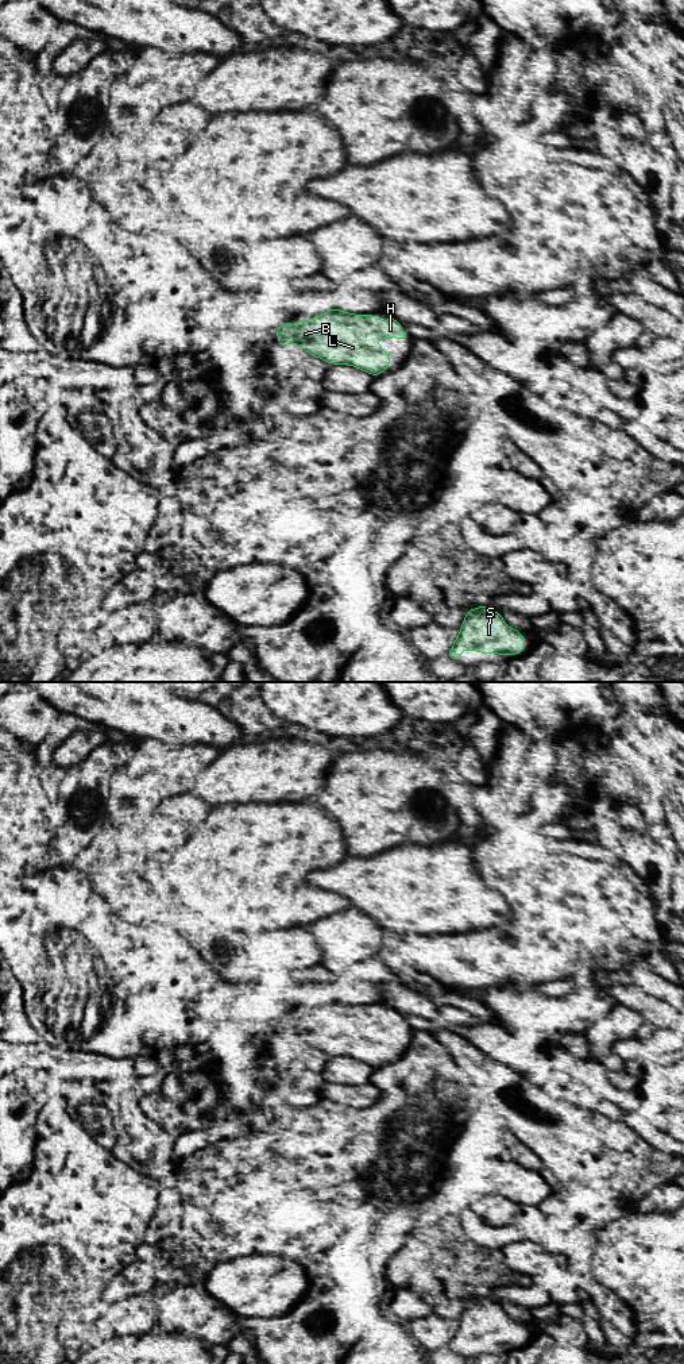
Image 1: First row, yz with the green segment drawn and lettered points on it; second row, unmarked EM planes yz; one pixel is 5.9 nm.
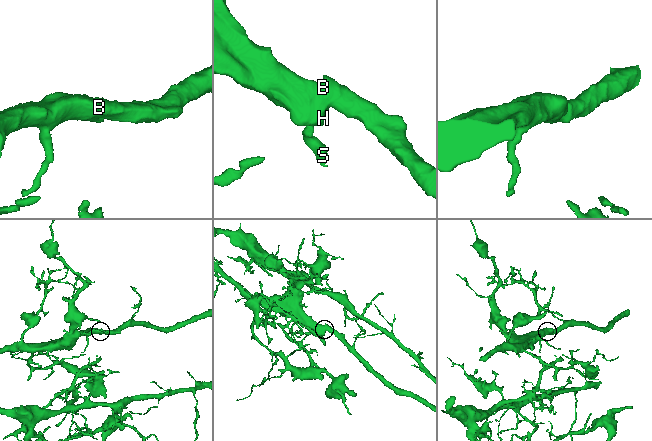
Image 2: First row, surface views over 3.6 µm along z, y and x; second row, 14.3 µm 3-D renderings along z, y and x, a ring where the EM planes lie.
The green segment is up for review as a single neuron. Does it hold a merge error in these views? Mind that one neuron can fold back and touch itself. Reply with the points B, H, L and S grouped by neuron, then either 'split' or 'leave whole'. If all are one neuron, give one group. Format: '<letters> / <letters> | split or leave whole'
B H L S | leave whole

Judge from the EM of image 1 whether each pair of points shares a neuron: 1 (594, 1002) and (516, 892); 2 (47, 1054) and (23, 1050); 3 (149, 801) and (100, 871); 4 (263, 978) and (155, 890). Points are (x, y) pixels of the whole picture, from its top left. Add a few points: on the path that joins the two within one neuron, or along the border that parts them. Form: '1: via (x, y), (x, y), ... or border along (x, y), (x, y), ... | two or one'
1: border along (601, 987), (607, 993) | two
2: via (42, 1054), (29, 1052) | one
3: via (135, 819), (114, 854) | one
4: border along (172, 893), (165, 901) | two

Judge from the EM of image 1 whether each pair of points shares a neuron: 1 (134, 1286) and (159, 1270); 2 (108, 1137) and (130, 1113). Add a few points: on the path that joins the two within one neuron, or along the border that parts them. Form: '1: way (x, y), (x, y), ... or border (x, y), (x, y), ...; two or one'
1: border (149, 1264), (155, 1282); two
2: border (120, 1114), (124, 1137); two

